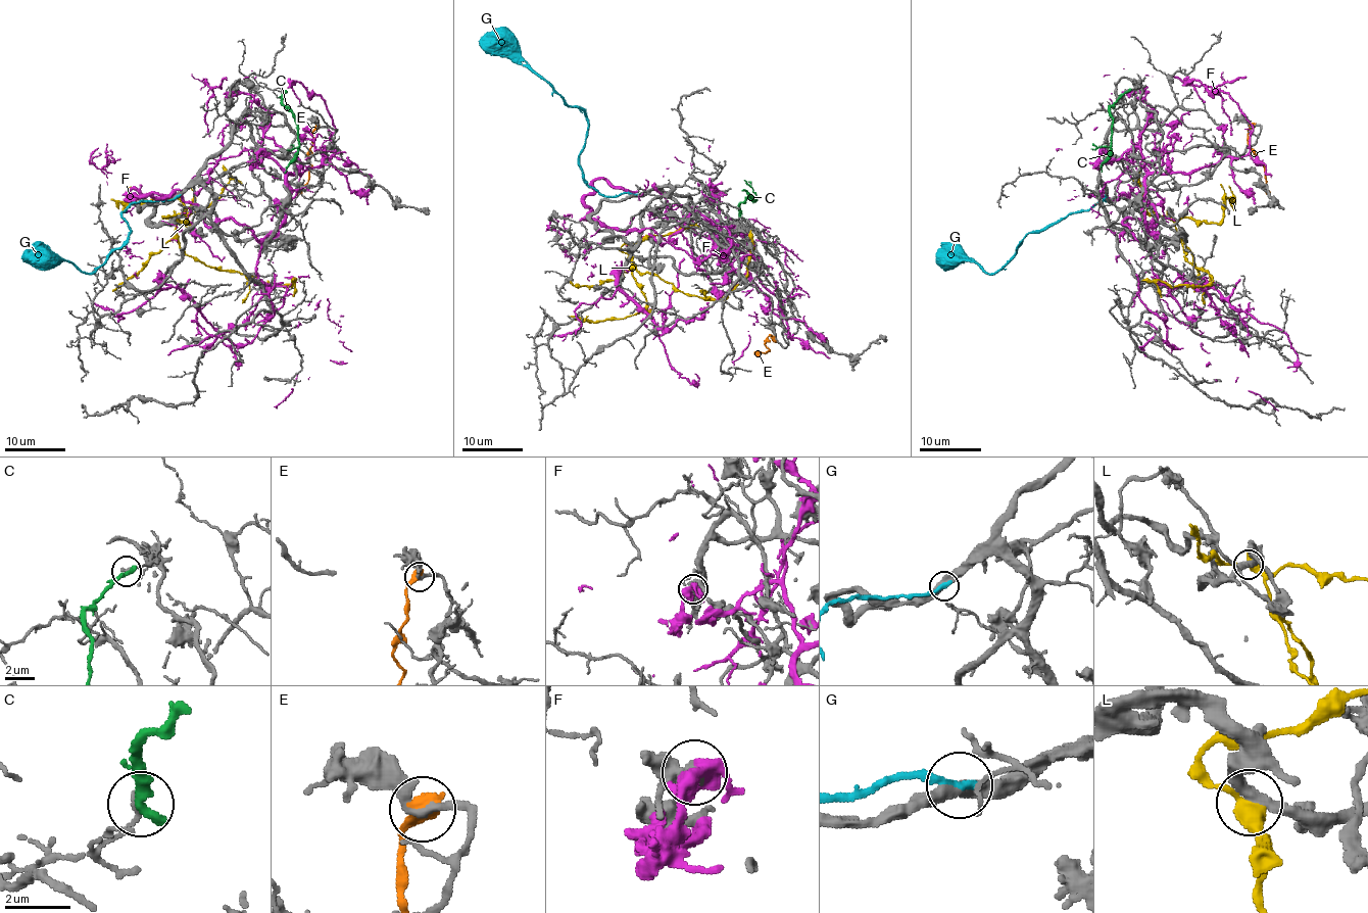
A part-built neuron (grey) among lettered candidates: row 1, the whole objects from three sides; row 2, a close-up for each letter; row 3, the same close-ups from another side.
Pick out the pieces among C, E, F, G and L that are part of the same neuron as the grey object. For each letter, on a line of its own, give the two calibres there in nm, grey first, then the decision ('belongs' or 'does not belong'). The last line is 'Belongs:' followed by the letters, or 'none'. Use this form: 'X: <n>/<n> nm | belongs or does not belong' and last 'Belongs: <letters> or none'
C: 180/460 nm | does not belong
E: 200/600 nm | does not belong
F: 320/480 nm | does not belong
G: 440/320 nm | belongs
L: 400/480 nm | does not belong
Belongs: G

